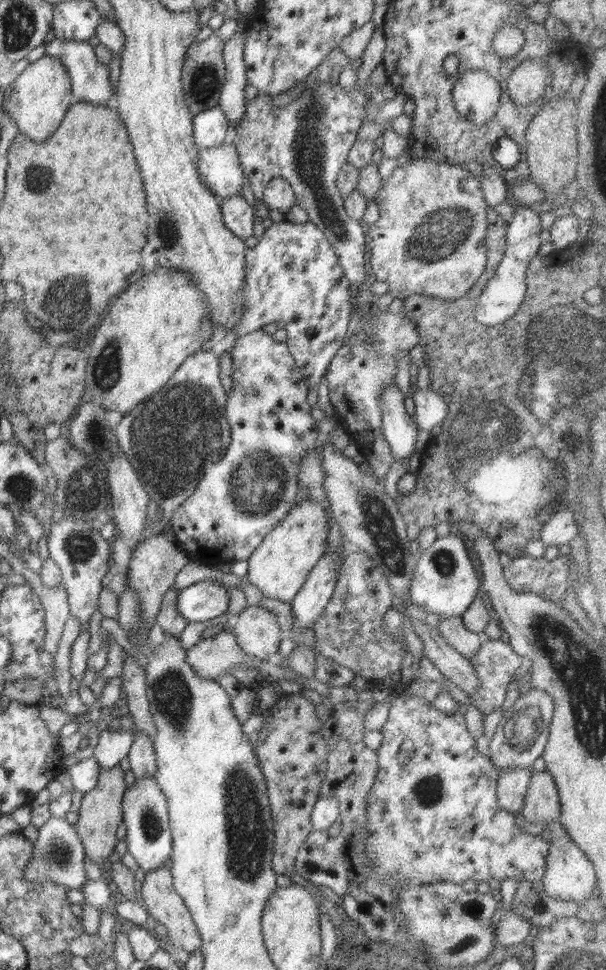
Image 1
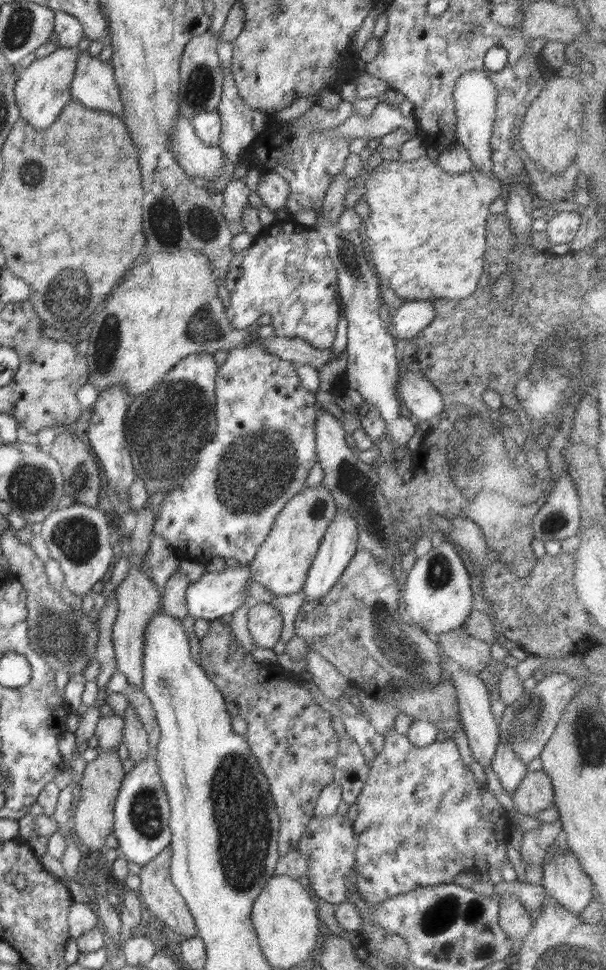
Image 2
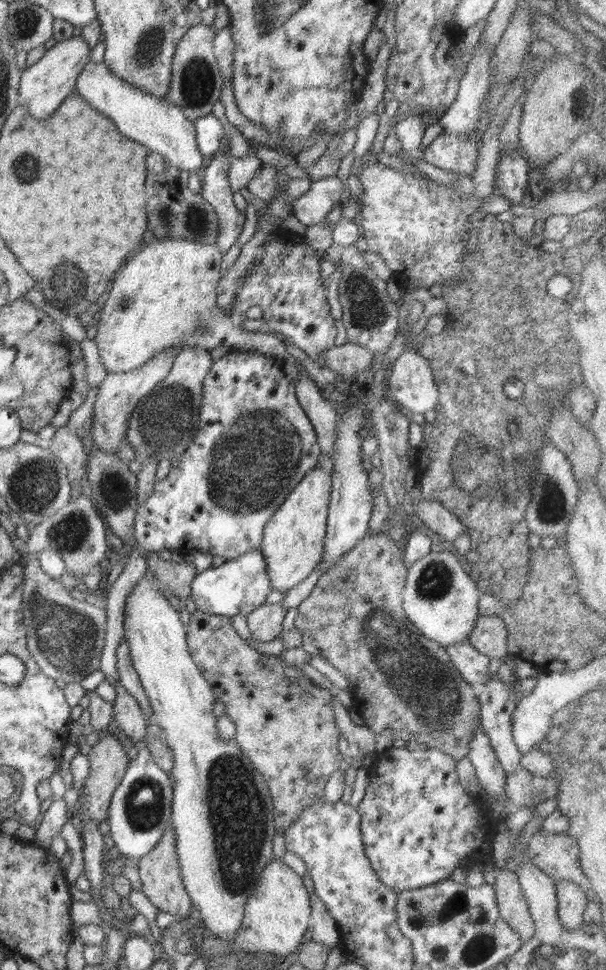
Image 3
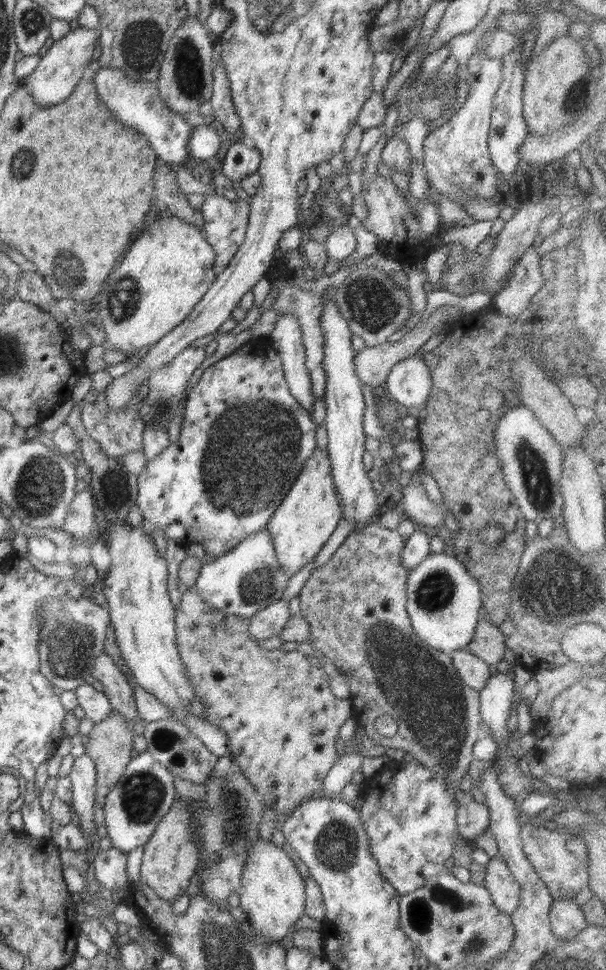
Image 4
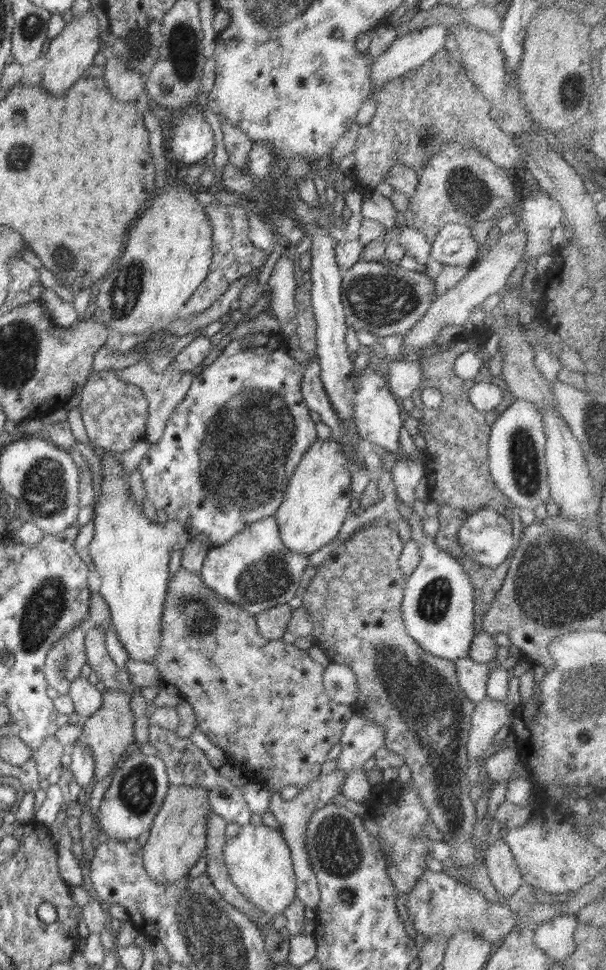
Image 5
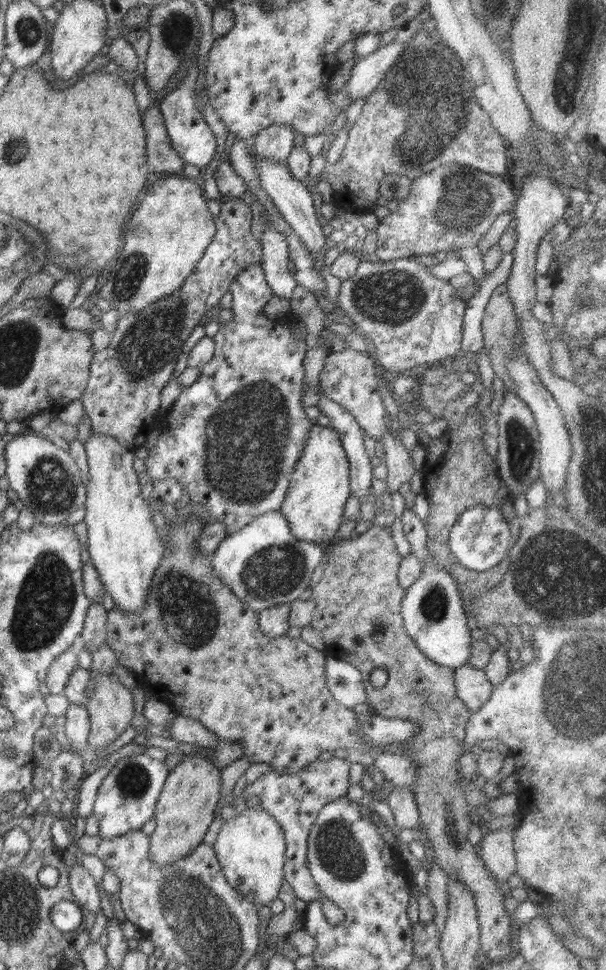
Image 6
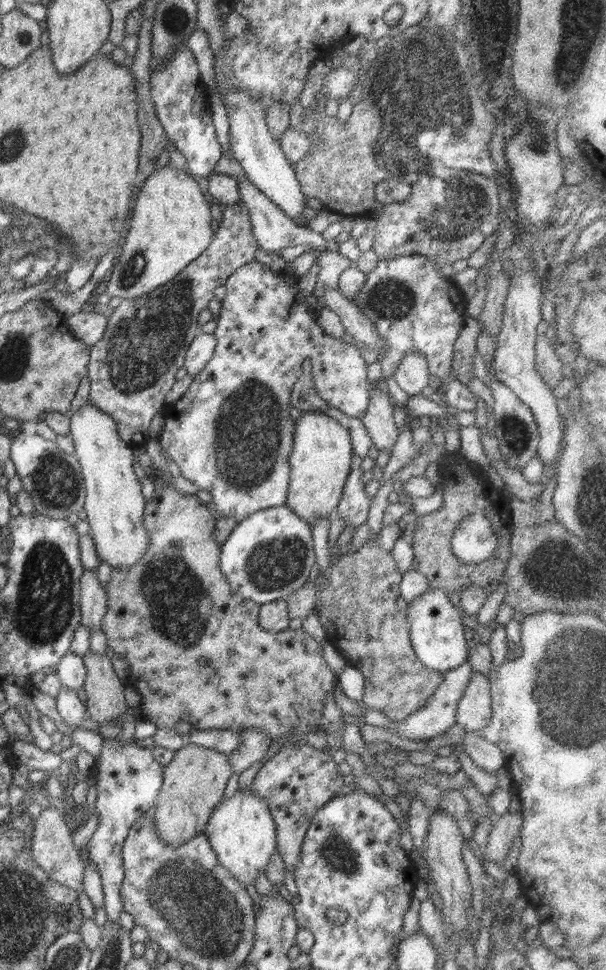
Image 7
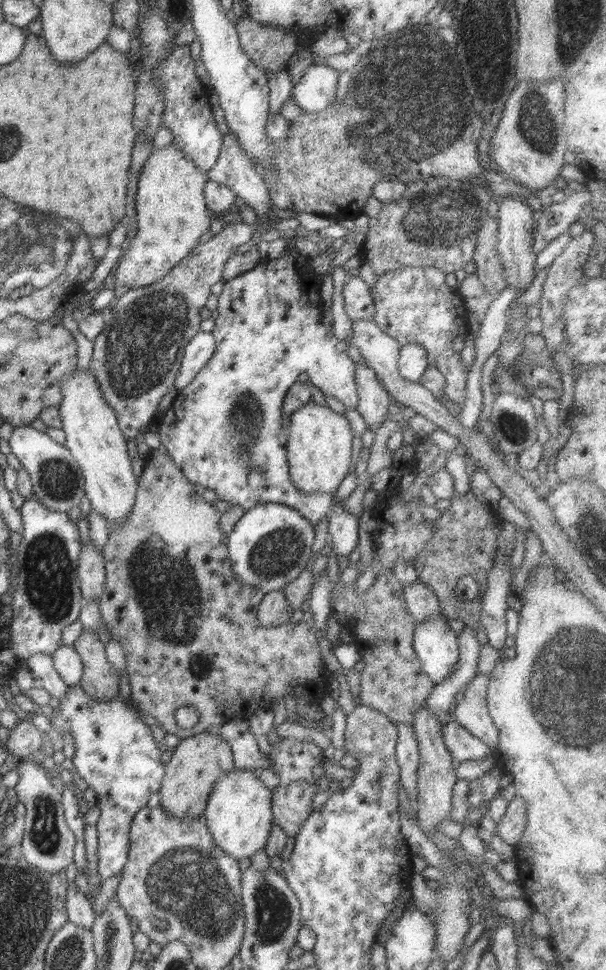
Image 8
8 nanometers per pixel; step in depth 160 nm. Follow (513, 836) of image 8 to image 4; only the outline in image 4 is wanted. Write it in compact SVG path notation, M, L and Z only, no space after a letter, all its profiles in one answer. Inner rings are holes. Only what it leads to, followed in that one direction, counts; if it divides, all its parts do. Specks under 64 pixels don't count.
M497 854L485 867L485 887L490 893L494 905L504 914L514 914L520 904L521 886L513 877L506 861Z

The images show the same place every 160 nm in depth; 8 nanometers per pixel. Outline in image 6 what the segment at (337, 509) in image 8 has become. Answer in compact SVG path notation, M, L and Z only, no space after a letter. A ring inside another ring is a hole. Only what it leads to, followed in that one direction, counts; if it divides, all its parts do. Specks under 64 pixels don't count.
M319 384L314 389L318 390L321 396L316 406L329 418L329 426L338 434L344 447L349 462L350 492L362 503L371 492L373 479L373 468L364 446L363 431L355 418L341 404L330 400L323 393Z

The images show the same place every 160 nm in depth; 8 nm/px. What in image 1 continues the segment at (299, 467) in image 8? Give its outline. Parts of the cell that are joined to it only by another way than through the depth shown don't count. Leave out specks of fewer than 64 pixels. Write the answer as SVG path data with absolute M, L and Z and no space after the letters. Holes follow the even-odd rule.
M302 500L289 510L274 527L256 550L248 558L248 574L244 577L258 587L268 598L290 603L302 588L310 570L315 568L320 557L327 550L329 516L319 502Z

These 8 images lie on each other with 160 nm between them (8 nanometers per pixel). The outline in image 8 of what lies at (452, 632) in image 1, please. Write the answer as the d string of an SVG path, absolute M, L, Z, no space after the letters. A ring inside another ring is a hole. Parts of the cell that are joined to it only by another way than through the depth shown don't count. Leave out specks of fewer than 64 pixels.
M477 673L468 683L462 702L456 703L455 719L470 734L496 748L499 734L487 709L488 676Z

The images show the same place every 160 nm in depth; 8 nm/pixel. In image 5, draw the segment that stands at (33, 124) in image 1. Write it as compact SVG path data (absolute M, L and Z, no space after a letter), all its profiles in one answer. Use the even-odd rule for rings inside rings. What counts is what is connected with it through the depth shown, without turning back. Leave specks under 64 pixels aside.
M89 11L83 16L74 17L55 36L48 46L48 52L44 55L42 70L42 86L52 94L64 94L80 76L94 62L94 56L99 51L101 43L99 22L95 15Z

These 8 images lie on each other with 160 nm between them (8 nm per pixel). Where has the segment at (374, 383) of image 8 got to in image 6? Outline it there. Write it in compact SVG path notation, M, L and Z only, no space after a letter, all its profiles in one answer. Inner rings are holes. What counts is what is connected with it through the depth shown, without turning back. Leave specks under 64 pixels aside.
M394 429L382 436L380 442L384 445L385 464L388 472L386 477L387 489L392 494L417 474L418 468L411 463L411 454L403 446L398 437L398 430Z

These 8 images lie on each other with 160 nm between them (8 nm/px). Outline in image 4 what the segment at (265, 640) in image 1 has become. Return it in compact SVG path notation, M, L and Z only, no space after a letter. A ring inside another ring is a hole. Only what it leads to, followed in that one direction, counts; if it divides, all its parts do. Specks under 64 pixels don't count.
M280 599L259 610L249 618L250 622L247 625L249 633L258 641L279 636L291 617L288 605L289 600Z

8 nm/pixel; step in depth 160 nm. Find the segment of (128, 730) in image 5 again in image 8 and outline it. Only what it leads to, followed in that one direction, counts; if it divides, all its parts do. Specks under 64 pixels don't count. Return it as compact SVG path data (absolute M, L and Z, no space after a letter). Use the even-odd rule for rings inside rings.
M84 629L73 647L84 665L79 685L87 696L97 701L109 701L118 697L119 674L106 659L105 646L98 634Z

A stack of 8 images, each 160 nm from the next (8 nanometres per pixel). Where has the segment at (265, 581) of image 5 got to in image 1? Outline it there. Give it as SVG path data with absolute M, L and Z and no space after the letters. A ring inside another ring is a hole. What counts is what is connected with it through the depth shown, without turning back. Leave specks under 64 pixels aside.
M199 581L179 591L177 607L189 622L206 622L228 610L226 586L214 581Z

